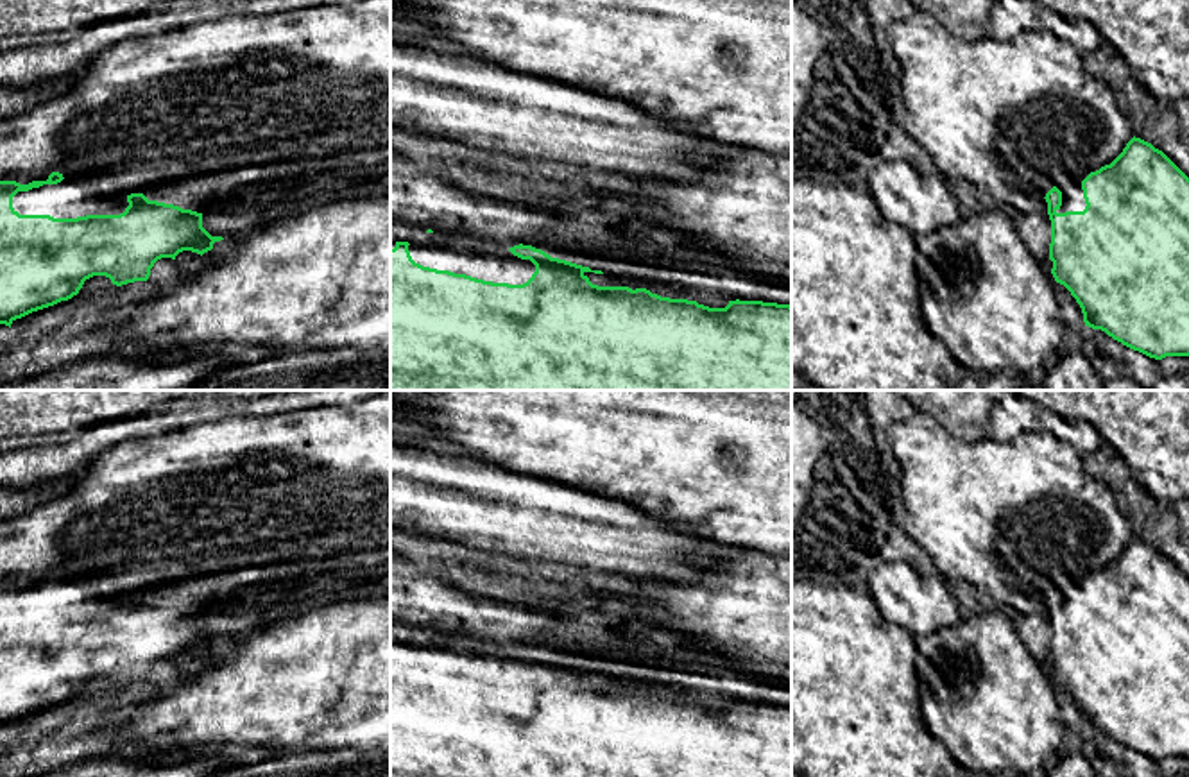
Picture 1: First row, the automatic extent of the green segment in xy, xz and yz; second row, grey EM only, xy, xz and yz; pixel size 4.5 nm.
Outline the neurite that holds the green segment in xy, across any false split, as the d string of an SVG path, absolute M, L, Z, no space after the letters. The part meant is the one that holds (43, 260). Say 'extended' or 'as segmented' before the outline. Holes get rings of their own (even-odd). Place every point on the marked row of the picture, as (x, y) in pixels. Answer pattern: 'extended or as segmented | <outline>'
as segmented | M52 172L47 181L29 184L0 181L0 324L9 328L16 319L72 299L93 276L106 276L116 286L147 281L158 260L175 260L183 251L202 256L215 242L224 240L202 227L202 213L149 201L143 193L127 195L129 206L120 215L54 218L20 215L13 208L18 192L57 184L63 179L63 174Z

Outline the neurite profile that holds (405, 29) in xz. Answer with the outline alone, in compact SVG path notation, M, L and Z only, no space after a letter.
M390 0L390 43L426 47L449 54L464 52L458 45L448 41L435 27L410 16L406 5L399 0Z

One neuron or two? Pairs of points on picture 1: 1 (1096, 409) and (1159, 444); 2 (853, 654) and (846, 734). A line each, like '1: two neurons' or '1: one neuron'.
1: one neuron
2: one neuron

